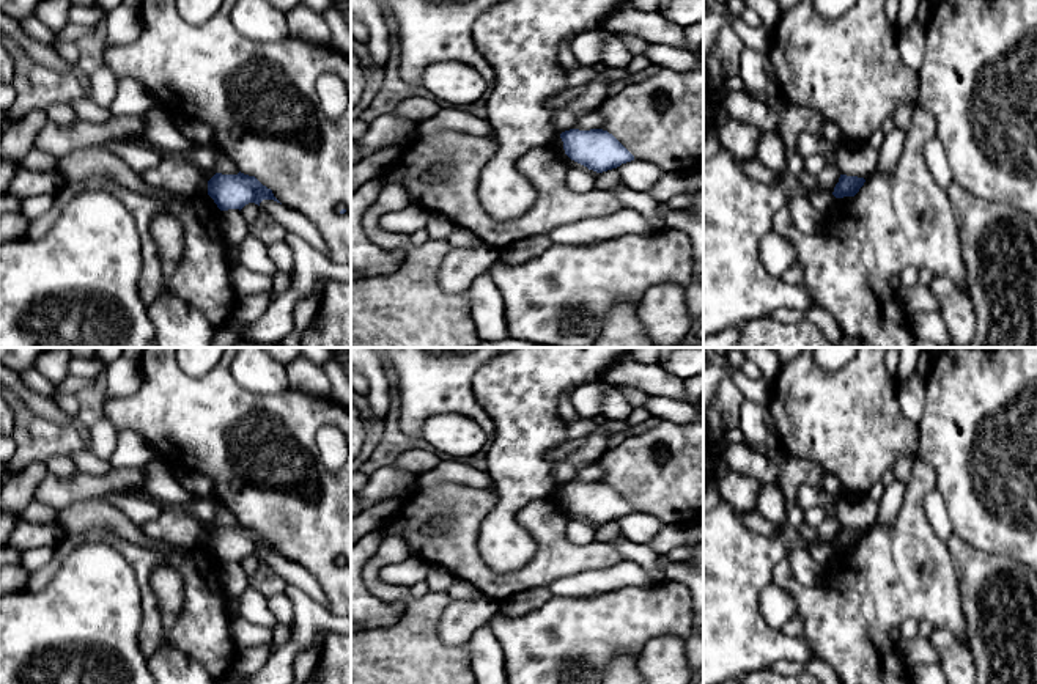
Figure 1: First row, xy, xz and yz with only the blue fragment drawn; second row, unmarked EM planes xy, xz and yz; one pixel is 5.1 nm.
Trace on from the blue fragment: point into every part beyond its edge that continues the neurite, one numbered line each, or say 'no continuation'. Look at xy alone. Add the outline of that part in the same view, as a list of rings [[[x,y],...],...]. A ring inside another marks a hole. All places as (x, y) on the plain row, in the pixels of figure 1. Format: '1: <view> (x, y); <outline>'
no continuation

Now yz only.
no continuation

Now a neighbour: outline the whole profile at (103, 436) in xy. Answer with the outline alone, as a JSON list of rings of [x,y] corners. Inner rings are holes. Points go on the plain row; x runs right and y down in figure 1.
[[[98,421],[90,431],[88,450],[99,459],[109,461],[118,442],[118,429],[109,421]]]

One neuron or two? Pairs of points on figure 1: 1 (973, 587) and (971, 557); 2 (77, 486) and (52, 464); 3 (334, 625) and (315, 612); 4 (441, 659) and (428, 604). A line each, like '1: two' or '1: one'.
1: one
2: two
3: one
4: one

